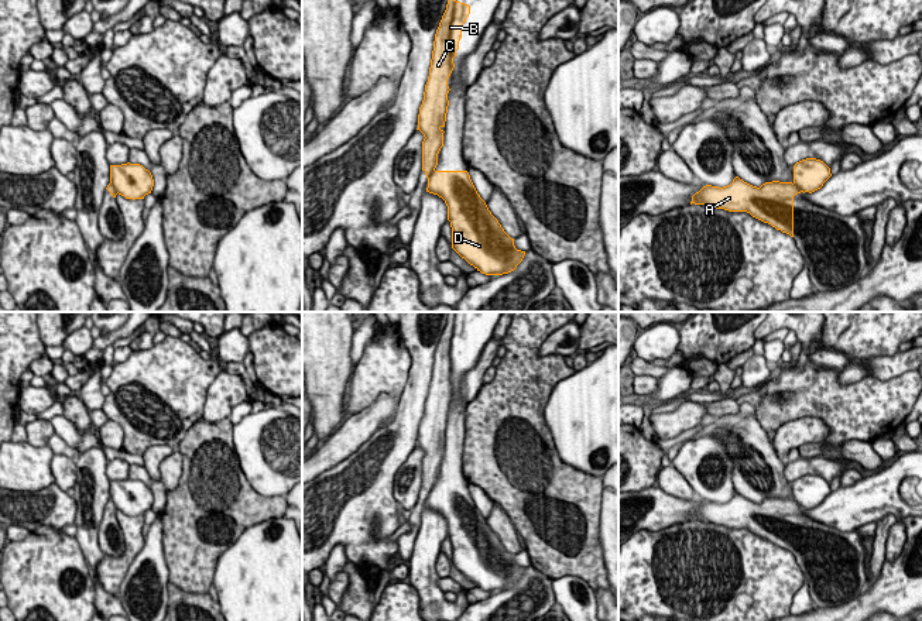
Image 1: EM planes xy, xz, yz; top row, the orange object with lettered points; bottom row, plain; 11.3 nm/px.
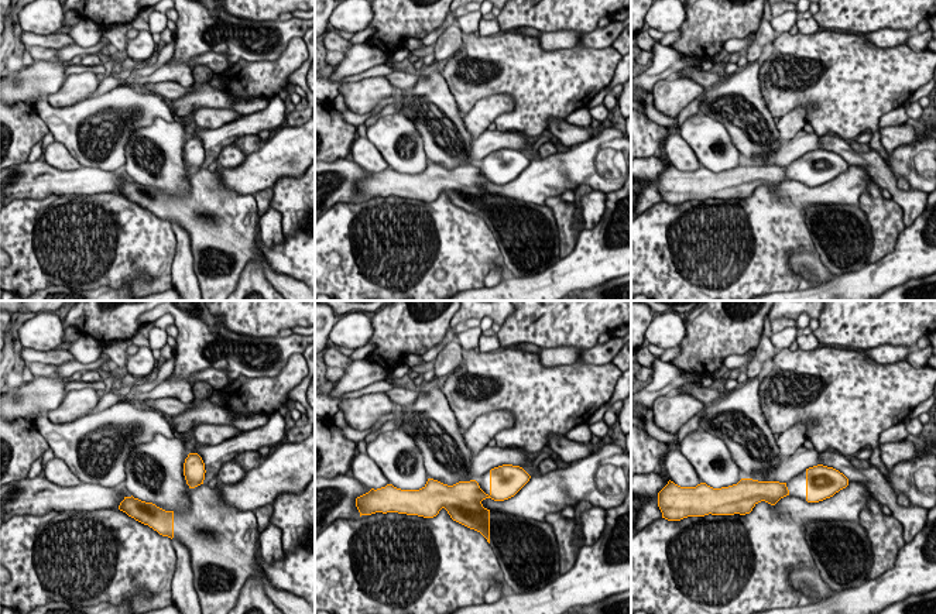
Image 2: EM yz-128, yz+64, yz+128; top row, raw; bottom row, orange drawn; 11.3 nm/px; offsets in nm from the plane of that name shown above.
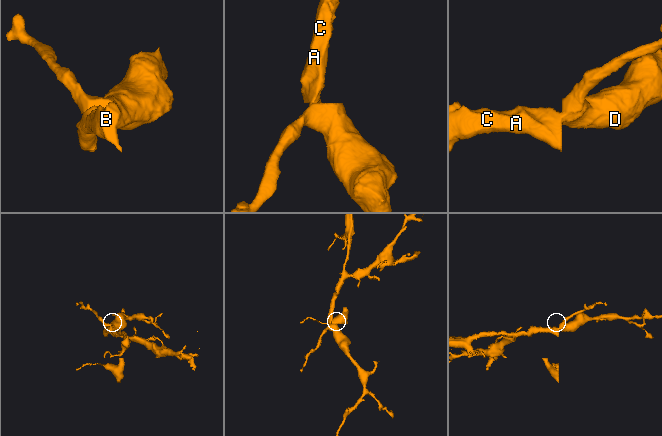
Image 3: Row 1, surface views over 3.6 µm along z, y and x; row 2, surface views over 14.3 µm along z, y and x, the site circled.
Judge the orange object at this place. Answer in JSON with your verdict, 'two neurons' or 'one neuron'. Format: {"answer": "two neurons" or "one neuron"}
{"answer": "two neurons"}

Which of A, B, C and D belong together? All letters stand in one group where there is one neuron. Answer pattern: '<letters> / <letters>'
A B C / D

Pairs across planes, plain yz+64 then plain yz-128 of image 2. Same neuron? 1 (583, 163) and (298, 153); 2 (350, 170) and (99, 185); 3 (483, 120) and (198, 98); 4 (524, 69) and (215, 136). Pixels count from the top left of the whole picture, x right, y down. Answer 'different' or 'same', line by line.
1: same
2: same
3: same
4: different

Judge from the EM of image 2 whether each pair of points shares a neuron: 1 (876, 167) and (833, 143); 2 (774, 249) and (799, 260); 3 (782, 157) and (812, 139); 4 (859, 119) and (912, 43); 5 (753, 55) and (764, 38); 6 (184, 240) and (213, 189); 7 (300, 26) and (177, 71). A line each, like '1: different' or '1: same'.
1: same
2: different
3: same
4: different
5: same
6: different
7: same

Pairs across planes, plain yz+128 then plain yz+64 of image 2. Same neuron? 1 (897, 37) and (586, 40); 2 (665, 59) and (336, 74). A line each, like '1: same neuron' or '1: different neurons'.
1: different neurons
2: same neuron

